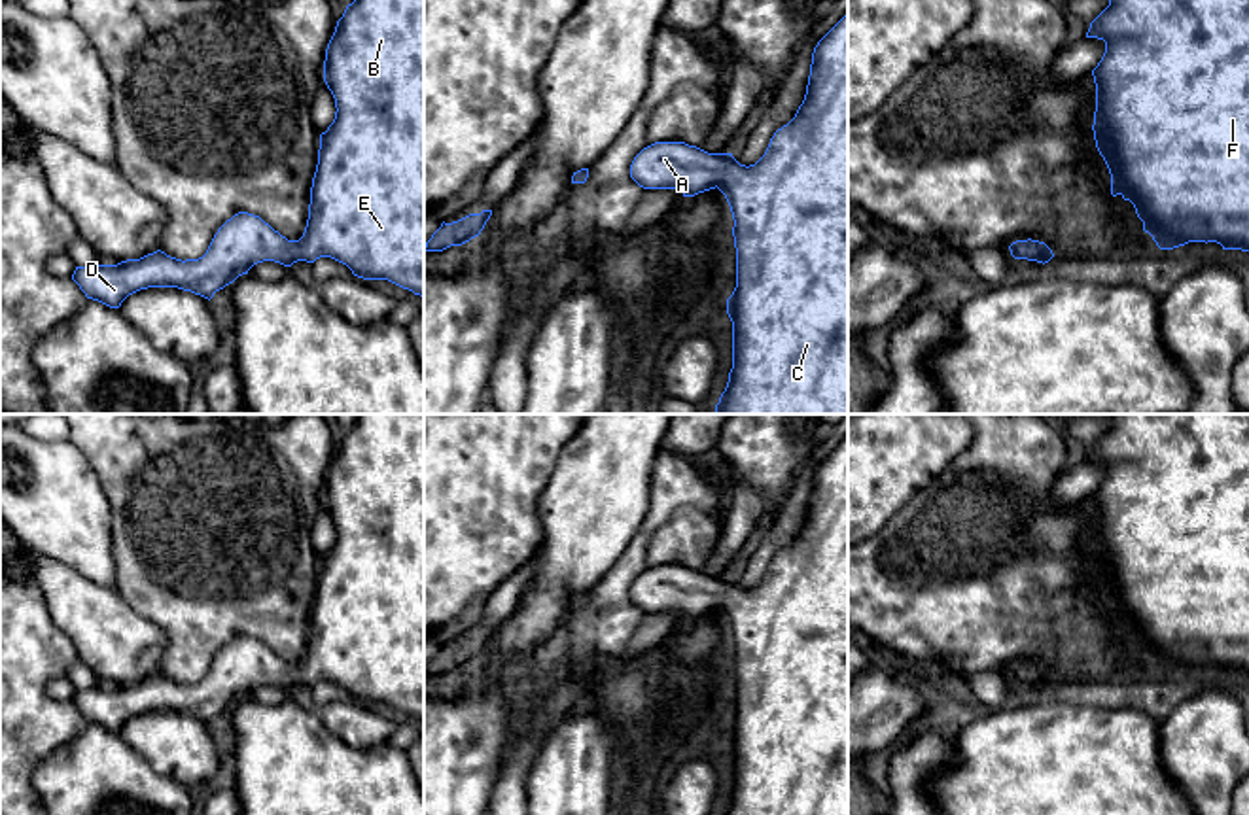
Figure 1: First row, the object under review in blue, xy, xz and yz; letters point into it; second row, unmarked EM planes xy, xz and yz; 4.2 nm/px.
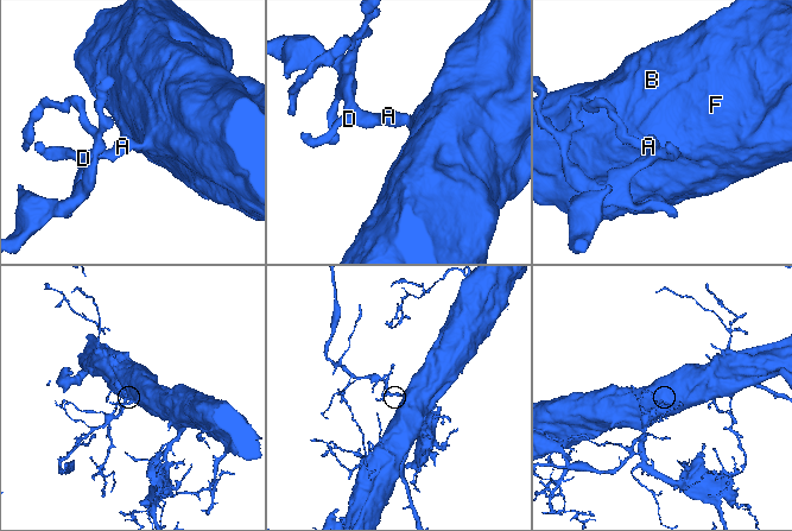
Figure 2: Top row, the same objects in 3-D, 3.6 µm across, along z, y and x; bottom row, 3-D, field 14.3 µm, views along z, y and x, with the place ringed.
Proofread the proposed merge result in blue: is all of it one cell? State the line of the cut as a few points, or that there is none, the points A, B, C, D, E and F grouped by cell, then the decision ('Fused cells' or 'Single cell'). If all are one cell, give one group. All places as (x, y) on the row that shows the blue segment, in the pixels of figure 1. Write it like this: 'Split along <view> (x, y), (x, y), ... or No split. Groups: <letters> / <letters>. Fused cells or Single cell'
No split. Groups: A B C D E F. Single cell

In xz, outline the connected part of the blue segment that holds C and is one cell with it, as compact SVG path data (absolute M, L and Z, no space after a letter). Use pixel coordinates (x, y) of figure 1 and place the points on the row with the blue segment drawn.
M848 13L814 47L804 100L755 165L685 142L655 142L634 157L630 178L643 189L679 189L683 197L717 187L730 206L736 248L736 287L727 299L732 369L715 414L848 414Z

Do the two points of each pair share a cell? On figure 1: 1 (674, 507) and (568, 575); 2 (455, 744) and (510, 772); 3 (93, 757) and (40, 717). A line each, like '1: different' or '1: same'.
1: different
2: different
3: different

